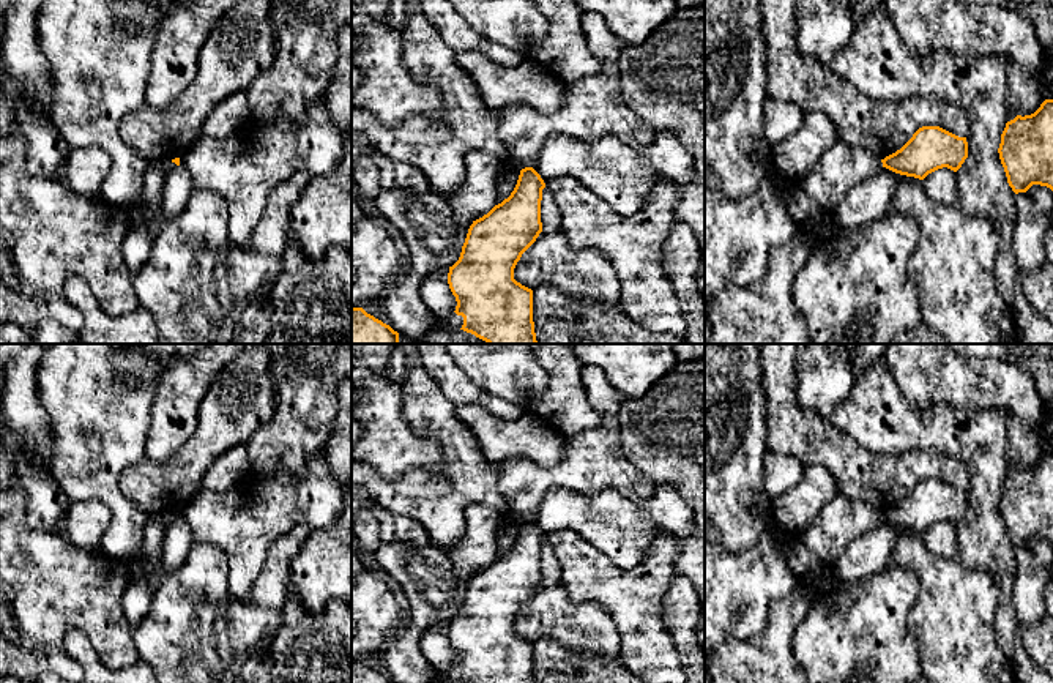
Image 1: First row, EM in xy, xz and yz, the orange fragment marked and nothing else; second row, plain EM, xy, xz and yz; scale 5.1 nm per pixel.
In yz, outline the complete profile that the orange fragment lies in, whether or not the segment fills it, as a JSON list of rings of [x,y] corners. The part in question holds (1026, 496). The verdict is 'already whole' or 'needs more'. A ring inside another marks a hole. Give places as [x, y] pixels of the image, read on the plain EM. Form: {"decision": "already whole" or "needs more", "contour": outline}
{"decision": "already whole", "contour": [[[1045,453],[1031,468],[1007,475],[998,506],[1015,547],[1033,538],[1053,544],[1053,453]]]}

